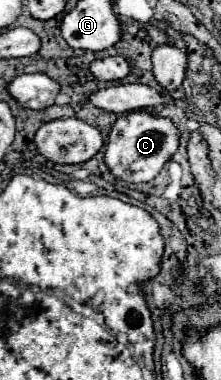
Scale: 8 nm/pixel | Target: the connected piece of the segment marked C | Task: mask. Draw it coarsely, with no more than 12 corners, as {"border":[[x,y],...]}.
{"border":[[137,110],[113,124],[105,164],[149,182],[179,148],[171,118]]}

